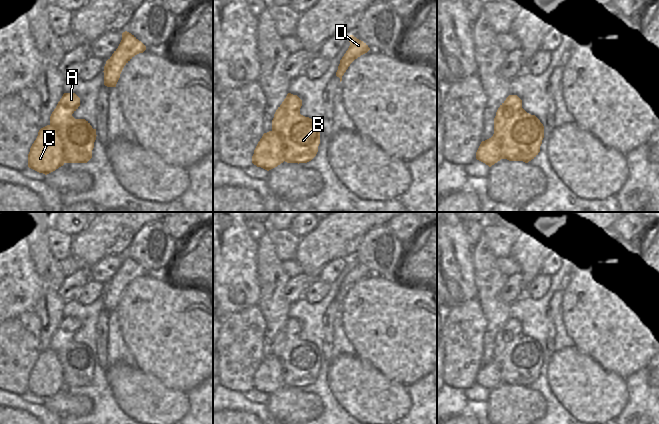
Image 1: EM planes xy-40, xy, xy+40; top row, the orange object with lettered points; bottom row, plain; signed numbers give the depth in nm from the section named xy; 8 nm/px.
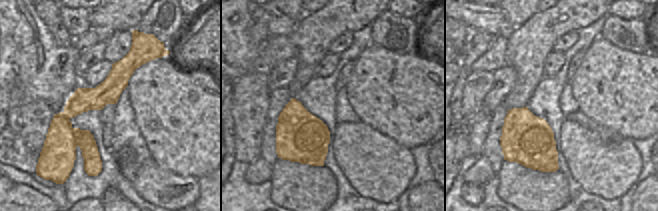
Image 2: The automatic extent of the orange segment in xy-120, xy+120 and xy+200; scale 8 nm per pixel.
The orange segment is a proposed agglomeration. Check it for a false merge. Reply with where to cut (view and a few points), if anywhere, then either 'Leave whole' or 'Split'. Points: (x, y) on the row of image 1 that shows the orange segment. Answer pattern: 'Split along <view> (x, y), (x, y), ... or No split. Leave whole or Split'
Split along xy-40 (50, 124), (61, 142), (64, 162). Split

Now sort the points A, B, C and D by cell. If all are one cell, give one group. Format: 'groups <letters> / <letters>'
groups A B D / C

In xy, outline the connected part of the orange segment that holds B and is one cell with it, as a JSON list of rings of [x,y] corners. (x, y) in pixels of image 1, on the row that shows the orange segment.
[[[288,93],[272,120],[272,131],[282,142],[287,163],[307,163],[318,152],[320,128],[316,122],[300,114],[302,100]]]

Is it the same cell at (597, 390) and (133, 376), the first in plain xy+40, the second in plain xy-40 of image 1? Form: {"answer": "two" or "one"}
{"answer": "one"}

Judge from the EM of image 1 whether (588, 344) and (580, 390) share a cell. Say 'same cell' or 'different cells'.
different cells

